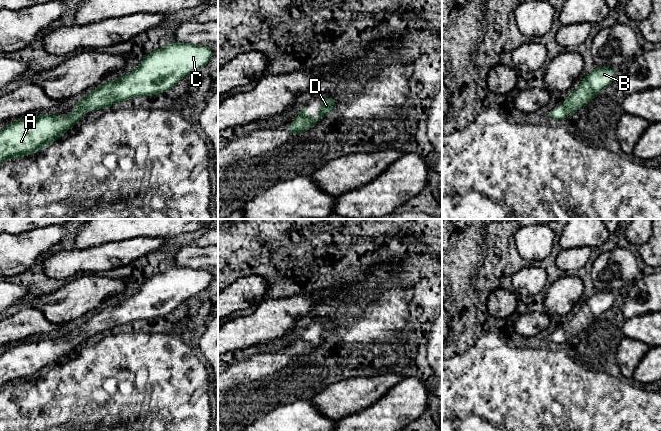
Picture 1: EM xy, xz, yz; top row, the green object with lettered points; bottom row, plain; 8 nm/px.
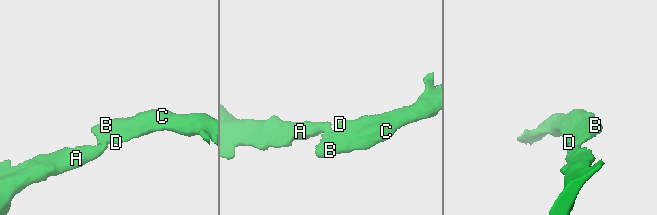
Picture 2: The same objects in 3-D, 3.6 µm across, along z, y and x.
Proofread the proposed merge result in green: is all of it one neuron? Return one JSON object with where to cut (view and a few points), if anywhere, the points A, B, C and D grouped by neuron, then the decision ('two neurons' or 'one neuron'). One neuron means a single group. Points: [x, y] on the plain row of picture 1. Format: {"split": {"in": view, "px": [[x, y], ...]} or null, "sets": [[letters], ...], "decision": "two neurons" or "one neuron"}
{"split": null, "sets": [["A", "B", "C", "D"]], "decision": "one neuron"}

